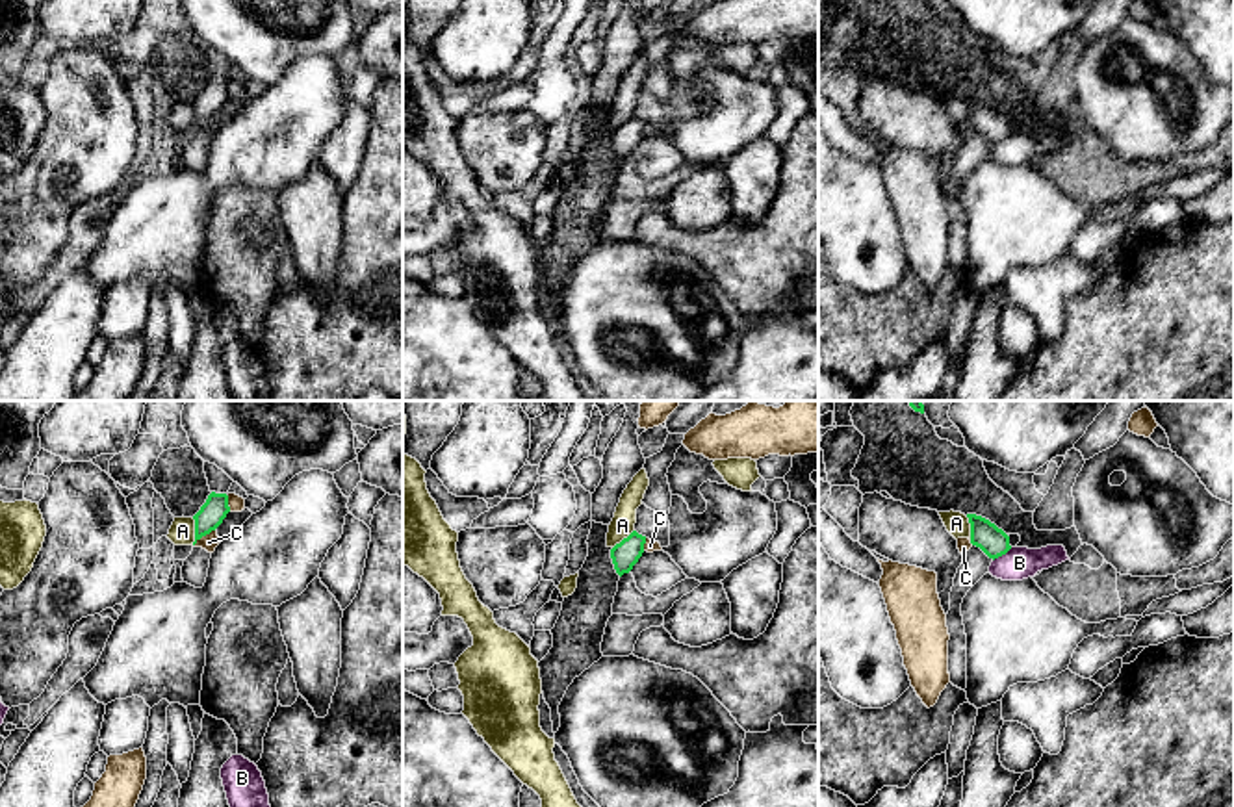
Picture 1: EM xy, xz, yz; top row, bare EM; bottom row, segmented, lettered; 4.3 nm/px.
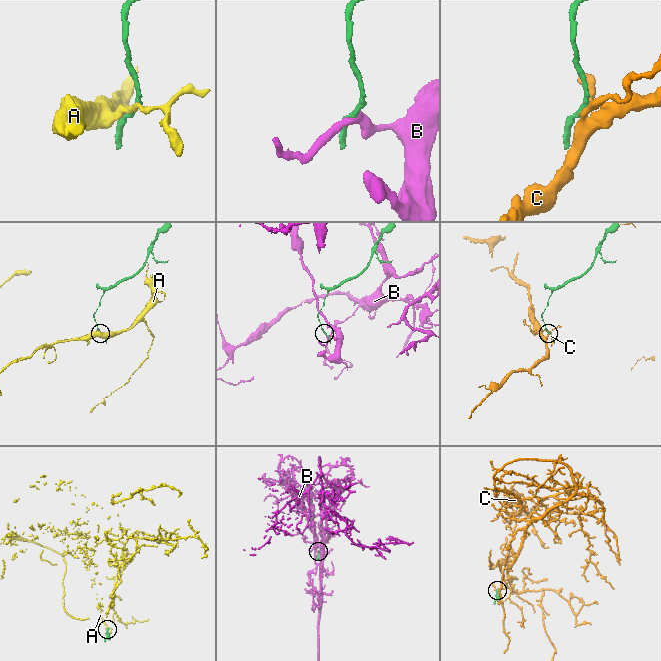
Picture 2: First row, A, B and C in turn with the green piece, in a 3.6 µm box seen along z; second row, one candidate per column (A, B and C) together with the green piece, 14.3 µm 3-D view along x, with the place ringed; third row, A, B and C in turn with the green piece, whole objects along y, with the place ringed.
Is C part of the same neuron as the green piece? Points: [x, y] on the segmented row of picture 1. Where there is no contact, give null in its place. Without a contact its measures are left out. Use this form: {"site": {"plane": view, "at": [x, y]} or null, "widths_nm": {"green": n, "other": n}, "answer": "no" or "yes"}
{"site": {"plane": "xy", "at": [203, 535]}, "widths_nm": {"green": 110, "other": 70}, "answer": "no"}

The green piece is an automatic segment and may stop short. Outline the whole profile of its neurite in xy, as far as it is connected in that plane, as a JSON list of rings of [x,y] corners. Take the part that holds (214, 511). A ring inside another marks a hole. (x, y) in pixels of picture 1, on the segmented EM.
[[[212,492],[200,510],[193,516],[195,519],[195,542],[193,545],[212,531],[215,531],[226,514],[230,512],[228,495]]]

